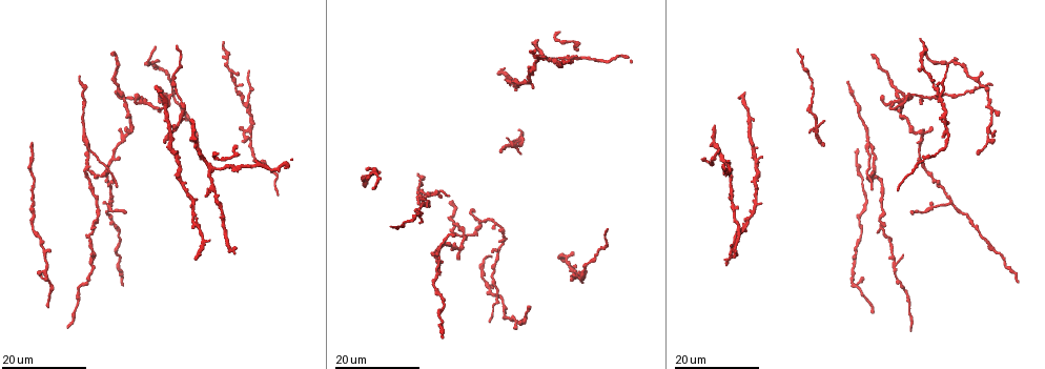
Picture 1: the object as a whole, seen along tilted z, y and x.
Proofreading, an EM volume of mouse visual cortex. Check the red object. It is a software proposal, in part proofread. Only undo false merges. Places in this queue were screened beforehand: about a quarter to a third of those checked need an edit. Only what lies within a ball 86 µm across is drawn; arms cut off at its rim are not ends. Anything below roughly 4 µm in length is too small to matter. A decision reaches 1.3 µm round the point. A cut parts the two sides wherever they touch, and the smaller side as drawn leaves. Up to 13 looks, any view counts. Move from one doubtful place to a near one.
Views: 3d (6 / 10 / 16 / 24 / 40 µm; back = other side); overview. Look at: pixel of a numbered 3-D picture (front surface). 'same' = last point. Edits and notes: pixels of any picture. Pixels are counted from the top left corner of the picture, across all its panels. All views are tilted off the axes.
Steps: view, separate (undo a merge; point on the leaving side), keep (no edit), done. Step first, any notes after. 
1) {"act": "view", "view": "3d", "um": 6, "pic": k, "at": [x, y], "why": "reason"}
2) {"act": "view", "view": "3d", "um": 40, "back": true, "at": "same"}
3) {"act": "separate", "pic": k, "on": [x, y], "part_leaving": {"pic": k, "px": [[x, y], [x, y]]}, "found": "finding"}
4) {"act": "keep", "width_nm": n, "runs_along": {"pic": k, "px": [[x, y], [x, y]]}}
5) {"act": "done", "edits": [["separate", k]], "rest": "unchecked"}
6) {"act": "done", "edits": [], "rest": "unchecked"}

{"act": "view", "view": "3d", "um": 24, "pic": 1, "at": [817, 124], "why": "two arms in line, one across"}

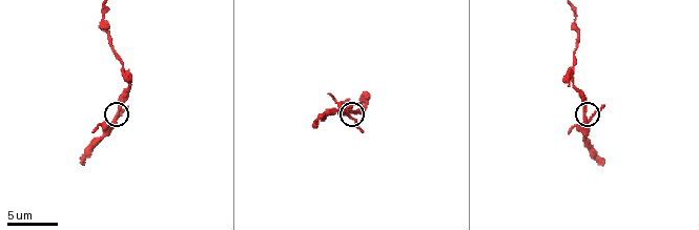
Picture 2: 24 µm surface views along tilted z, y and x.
{"act": "view", "view": "3d", "um": 6, "pic": 2, "at": [116, 117]}

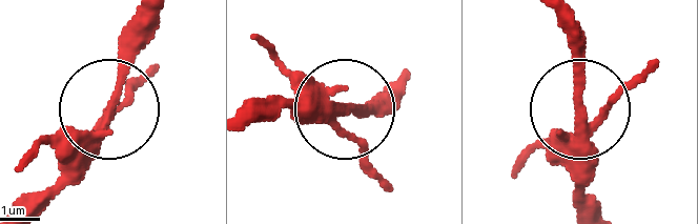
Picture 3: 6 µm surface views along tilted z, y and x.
{"act": "keep", "width_nm": 270, "found": "continuous, no second cell"}

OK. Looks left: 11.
{"act": "view", "view": "3d", "um": 16, "pic": 1, "at": [913, 96], "why": "calibre changes"}

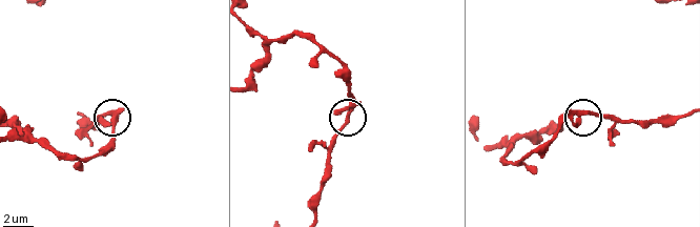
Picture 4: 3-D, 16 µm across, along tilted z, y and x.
{"act": "view", "view": "3d", "um": 10, "pic": 4, "at": [583, 114]}

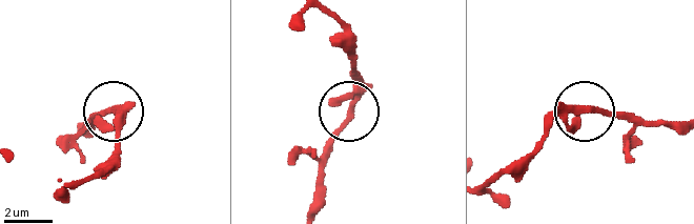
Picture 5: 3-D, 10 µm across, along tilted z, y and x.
{"act": "keep", "width_nm": 230, "runs_along": {"pic": 5, "px": [[488, 186], [516, 165], [565, 115], [614, 112], [631, 122]]}, "found": "continuous, no second cell"}

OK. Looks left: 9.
{"act": "view", "view": "3d", "um": 16, "pic": 1, "at": [940, 99], "why": "side arm on a straight run"}

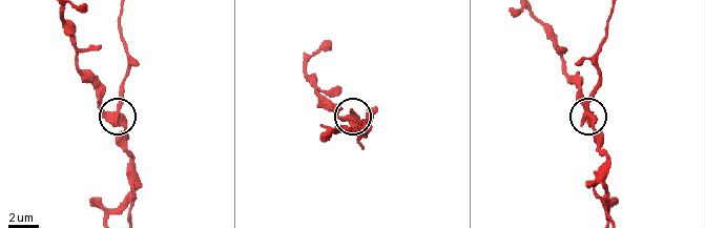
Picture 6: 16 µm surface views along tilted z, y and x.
{"act": "view", "view": "3d", "um": 6, "pic": 6, "at": [348, 118]}

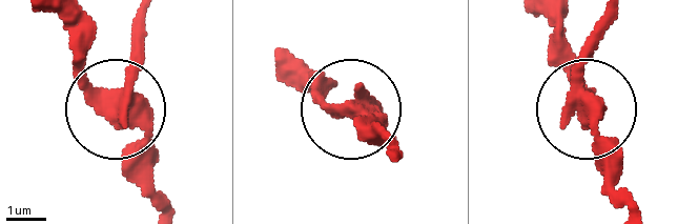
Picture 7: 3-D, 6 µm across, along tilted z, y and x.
{"act": "separate", "pic": 7, "on": [138, 20], "side_arm_um": 9, "part_leaving": {"pic": 7, "px": [[139, 67], [140, 12]]}, "found": "two cells meet here"}

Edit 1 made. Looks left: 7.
{"act": "view", "view": "3d", "um": 16, "pic": 1, "at": [248, 131], "why": "three-way junction"}

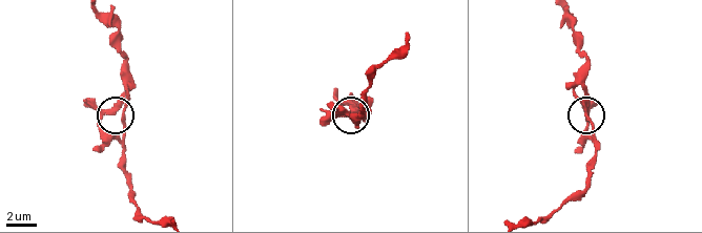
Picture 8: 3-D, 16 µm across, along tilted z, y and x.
{"act": "view", "view": "3d", "um": 6, "pic": 8, "at": [584, 113], "why": "closer look"}

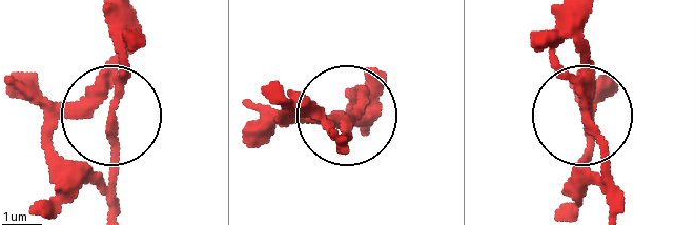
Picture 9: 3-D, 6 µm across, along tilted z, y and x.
{"act": "keep", "found": "continuous, no second cell"}

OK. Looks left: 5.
{"act": "view", "view": "3d", "um": 16, "pic": 1, "at": [236, 82], "why": "three arms meet"}

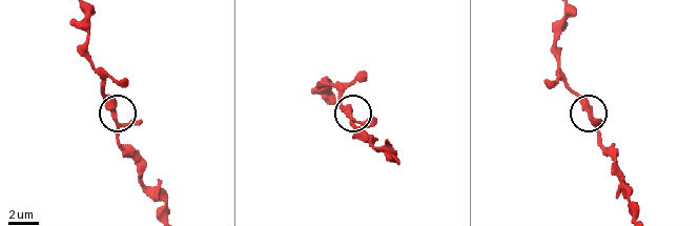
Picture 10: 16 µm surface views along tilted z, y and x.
{"act": "view", "view": "3d", "um": 6, "pic": 10, "at": [116, 118]}

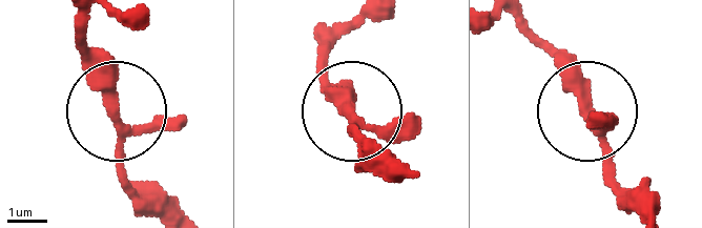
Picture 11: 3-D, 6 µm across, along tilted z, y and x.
{"act": "keep", "arms": 3, "found": "all the same cell"}

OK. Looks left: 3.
{"act": "view", "view": "3d", "um": 24, "pic": 1, "at": [86, 140]}

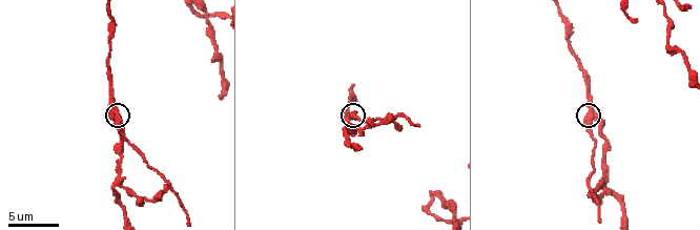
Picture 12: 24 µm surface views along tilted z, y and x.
{"act": "view", "view": "3d", "um": 10, "pic": 12, "at": [117, 118]}

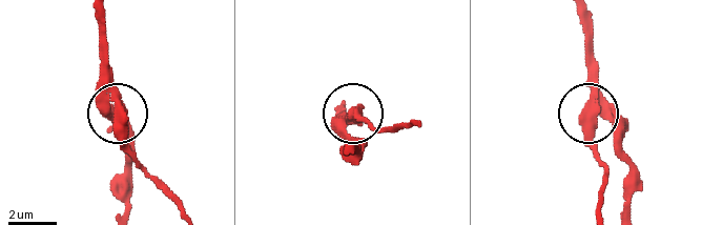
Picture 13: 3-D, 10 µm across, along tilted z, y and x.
{"act": "separate", "pic": 13, "on": [118, 130], "part_leaving": {"pic": 13, "px": [[116, 98], [120, 144], [179, 210]]}, "found": "two cells meet here"}

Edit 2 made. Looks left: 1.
{"act": "done", "edits": [["separate", 7], ["separate", 13]], "rest": "unchecked"}

